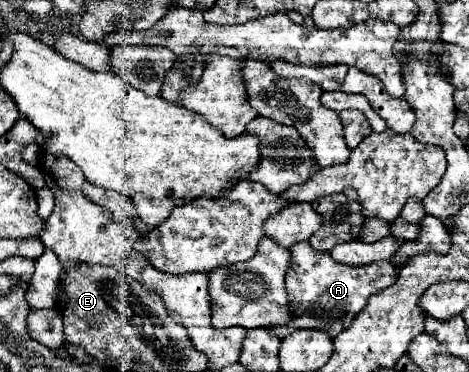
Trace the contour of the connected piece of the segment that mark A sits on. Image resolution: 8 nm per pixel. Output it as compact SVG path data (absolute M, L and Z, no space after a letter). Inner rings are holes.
M297 242L291 246L291 266L287 270L287 292L291 310L295 314L289 326L295 328L319 328L327 330L333 338L343 328L347 328L355 314L363 310L367 298L387 286L391 286L397 278L397 268L387 262L371 262L365 266L343 266L335 262L327 252L315 252L313 246L305 242Z

